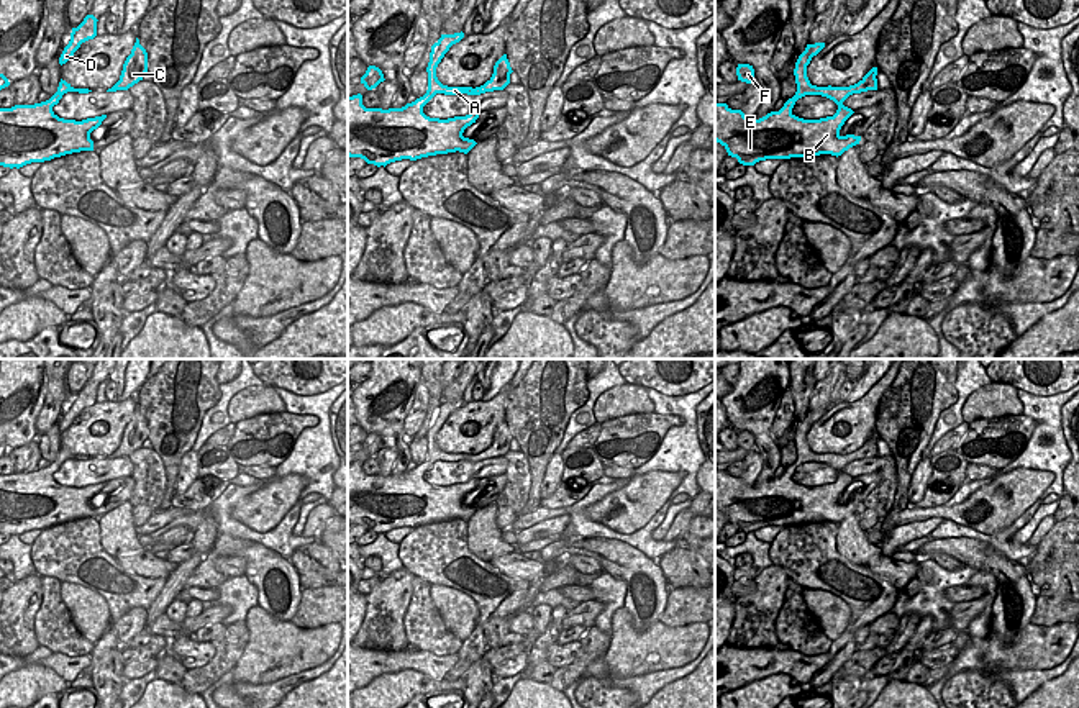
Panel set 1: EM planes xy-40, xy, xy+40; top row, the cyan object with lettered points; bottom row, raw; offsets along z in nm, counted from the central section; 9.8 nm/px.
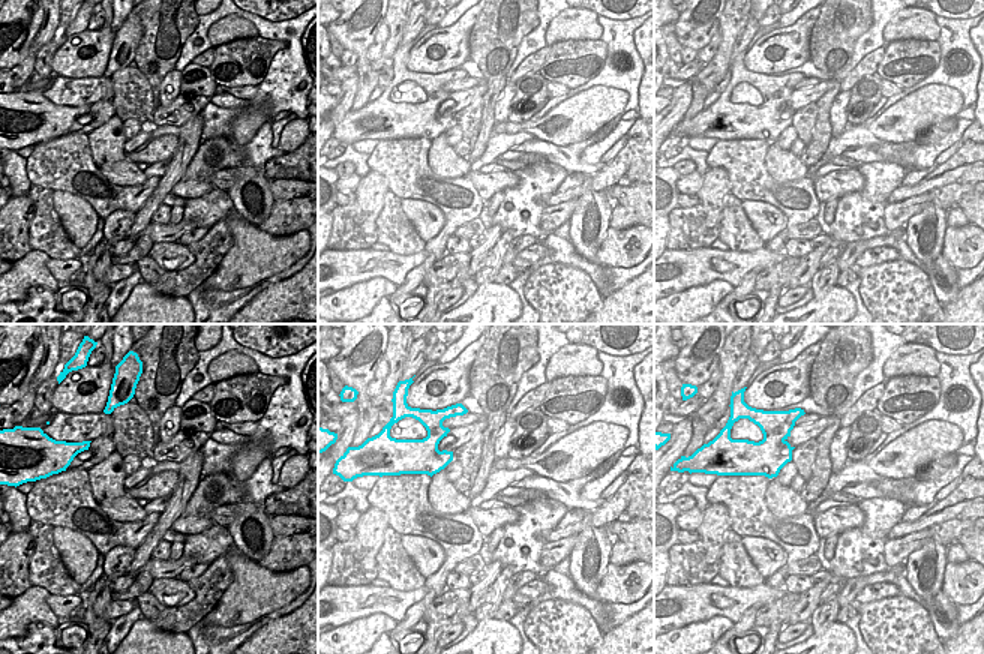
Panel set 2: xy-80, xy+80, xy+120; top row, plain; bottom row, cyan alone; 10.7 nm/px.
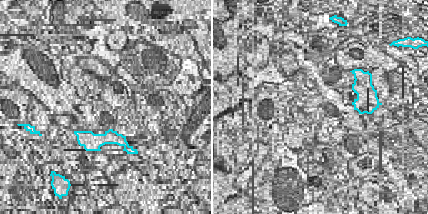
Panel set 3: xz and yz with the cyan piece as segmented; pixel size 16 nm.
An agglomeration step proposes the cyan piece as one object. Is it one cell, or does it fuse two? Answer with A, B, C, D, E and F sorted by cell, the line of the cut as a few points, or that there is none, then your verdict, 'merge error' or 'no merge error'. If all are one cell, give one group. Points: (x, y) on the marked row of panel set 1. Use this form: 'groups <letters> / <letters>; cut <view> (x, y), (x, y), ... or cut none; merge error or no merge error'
groups A B C D E F; cut none; no merge error

